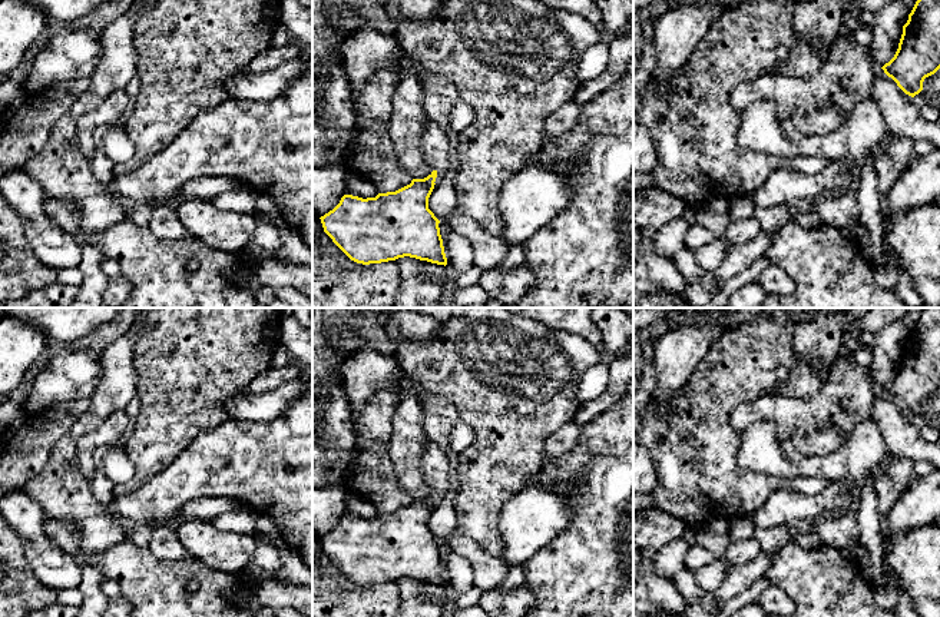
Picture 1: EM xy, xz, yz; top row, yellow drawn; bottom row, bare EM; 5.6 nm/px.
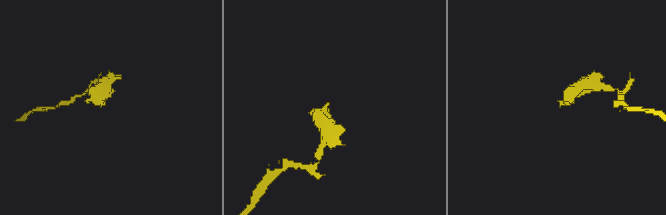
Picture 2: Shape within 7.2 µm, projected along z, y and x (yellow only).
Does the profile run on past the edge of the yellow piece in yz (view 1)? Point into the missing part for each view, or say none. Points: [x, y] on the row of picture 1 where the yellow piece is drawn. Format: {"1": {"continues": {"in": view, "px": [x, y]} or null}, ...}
{"1": {"continues": null}}

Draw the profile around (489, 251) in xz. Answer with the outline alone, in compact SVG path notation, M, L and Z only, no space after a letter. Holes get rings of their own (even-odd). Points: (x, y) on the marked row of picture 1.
M454 210L444 222L456 232L466 238L473 246L473 265L483 272L493 271L503 262L510 248L500 239L487 233L473 219Z

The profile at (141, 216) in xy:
M142 203L140 206L138 206L135 210L129 210L126 219L129 219L132 223L138 225L138 226L148 226L153 208L158 203L155 203L153 206L149 206L146 203Z

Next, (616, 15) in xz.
M593 0L600 10L600 29L606 39L625 34L633 27L633 1L632 0Z

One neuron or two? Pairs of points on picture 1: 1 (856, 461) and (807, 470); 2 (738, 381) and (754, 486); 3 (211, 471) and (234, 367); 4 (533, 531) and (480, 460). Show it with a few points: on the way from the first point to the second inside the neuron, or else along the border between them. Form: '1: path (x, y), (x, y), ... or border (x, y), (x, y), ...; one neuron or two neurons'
1: path (844, 464), (818, 467); one neuron
2: path (720, 410), (720, 460), (725, 465); one neuron
3: border (228, 418), (198, 433), (191, 440); two neurons
4: border (530, 486), (515, 493), (505, 504), (499, 530); two neurons

